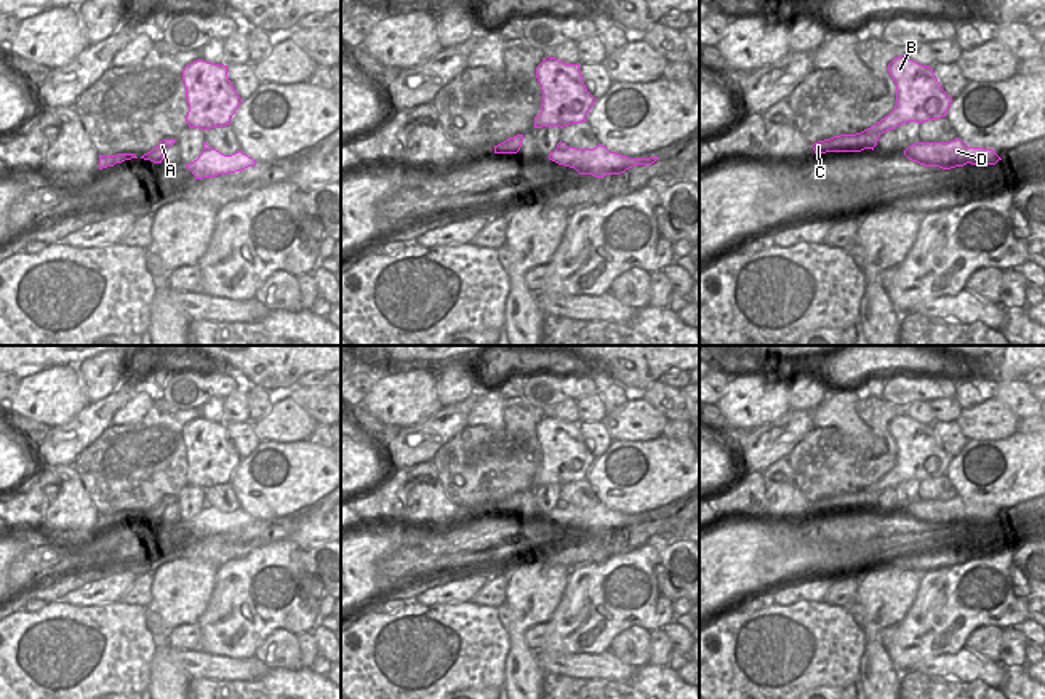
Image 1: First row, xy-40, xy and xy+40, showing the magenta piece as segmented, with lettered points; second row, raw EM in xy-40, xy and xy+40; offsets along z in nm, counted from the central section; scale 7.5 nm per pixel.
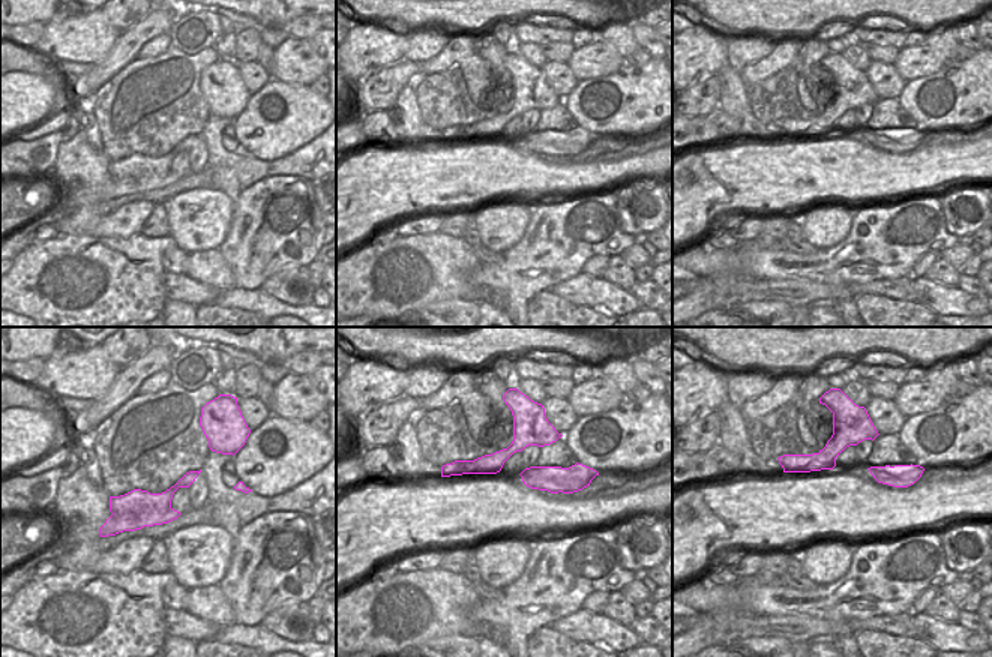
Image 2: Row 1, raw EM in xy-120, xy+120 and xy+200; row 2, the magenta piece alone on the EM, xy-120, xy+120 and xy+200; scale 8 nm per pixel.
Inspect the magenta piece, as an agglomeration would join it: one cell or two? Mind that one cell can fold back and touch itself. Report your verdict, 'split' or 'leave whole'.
split

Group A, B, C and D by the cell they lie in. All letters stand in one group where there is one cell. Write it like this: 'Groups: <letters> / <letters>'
Groups: A D / B C

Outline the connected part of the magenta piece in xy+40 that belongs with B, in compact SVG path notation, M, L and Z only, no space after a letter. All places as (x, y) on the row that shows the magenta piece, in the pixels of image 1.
M903 54L888 64L888 72L896 83L895 109L861 133L840 134L815 142L811 146L815 154L861 152L869 149L869 141L875 134L895 130L907 122L923 123L946 117L952 99L941 88L930 66L922 66Z

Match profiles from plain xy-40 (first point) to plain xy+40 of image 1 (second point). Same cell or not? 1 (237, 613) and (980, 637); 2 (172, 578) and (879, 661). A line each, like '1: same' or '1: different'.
1: different
2: same

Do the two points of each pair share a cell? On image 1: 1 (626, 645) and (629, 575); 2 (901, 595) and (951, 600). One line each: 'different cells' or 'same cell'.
1: different cells
2: different cells

